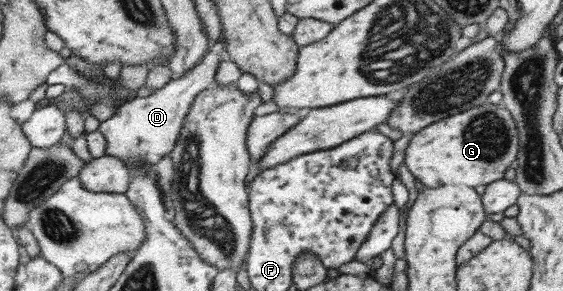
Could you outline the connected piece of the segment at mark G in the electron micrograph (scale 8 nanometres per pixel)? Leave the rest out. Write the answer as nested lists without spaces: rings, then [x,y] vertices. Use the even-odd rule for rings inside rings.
[[[487,102],[419,130],[405,150],[404,162],[422,188],[488,186],[498,182],[503,171],[515,161],[517,132],[517,124],[510,112],[500,104]]]

